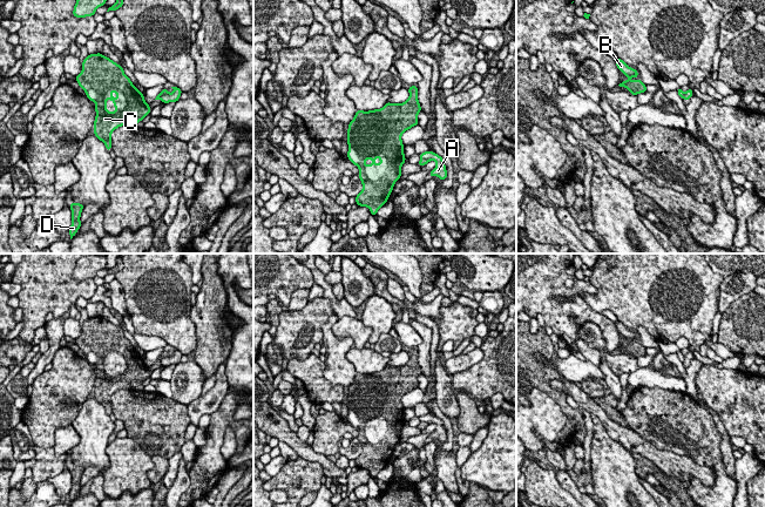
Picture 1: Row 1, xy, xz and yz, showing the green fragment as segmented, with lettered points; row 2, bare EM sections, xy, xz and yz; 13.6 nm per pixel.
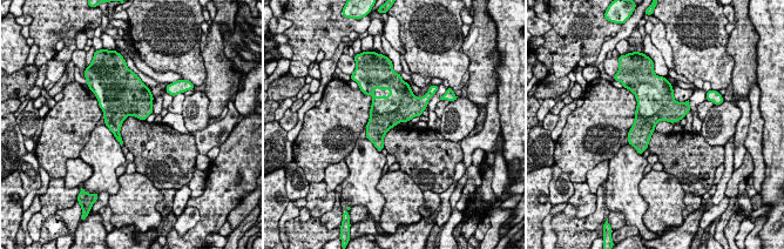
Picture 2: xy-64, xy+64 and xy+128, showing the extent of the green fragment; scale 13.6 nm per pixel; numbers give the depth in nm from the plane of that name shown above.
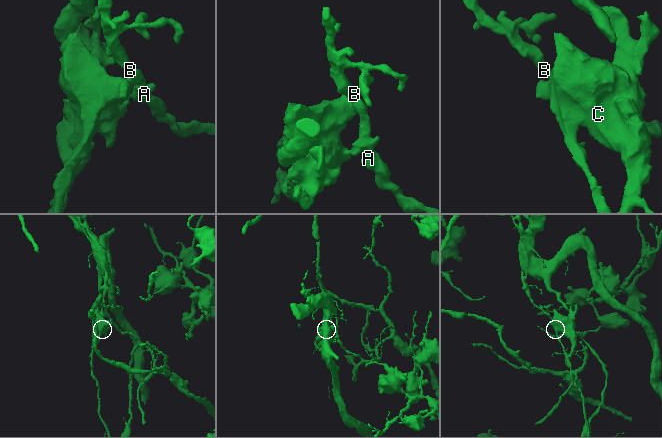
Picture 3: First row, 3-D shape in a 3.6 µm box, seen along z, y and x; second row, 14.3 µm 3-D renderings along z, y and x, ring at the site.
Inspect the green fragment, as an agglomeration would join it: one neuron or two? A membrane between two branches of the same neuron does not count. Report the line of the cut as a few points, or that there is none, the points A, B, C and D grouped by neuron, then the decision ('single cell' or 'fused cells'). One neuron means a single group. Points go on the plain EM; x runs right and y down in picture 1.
xy (167, 353), (160, 362) | A B / C D | fused cells

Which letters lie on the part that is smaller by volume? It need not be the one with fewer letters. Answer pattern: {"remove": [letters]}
{"remove": ["C", "D"]}

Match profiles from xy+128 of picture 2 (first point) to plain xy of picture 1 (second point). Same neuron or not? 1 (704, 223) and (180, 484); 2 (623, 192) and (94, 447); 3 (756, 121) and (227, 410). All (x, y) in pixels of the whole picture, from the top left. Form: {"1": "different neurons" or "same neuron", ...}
{"1": "different neurons", "2": "same neuron", "3": "different neurons"}

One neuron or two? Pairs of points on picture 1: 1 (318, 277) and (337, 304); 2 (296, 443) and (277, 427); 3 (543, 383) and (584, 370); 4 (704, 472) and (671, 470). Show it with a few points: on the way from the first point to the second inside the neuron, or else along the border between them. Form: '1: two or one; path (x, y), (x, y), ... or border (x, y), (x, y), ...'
1: one; path (324, 284), (332, 297)
2: one; path (291, 439), (282, 431)
3: two; border (553, 363), (561, 374)
4: one; path (696, 471), (679, 470)

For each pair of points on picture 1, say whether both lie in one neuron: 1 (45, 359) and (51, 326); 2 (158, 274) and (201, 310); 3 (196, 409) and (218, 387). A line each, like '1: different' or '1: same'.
1: same
2: different
3: same

